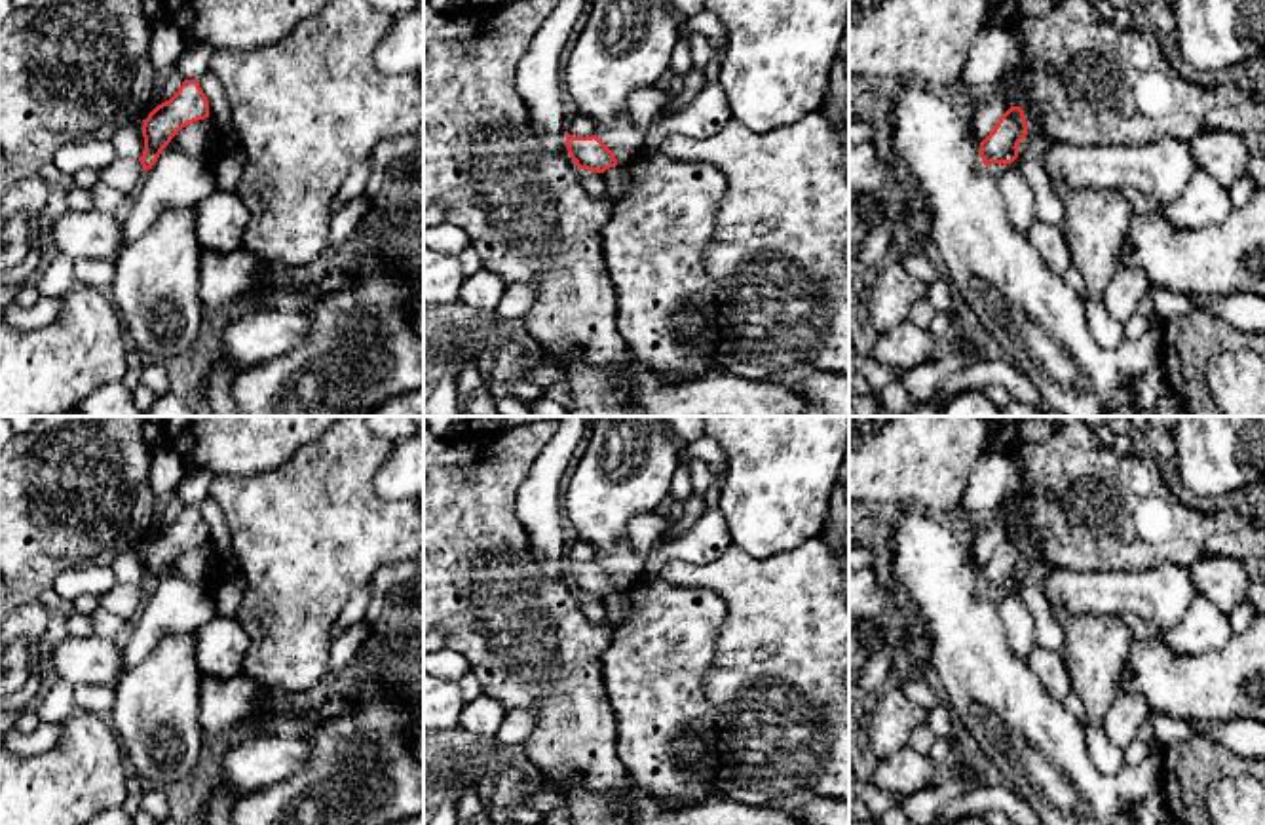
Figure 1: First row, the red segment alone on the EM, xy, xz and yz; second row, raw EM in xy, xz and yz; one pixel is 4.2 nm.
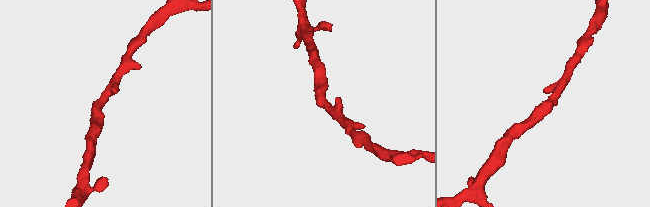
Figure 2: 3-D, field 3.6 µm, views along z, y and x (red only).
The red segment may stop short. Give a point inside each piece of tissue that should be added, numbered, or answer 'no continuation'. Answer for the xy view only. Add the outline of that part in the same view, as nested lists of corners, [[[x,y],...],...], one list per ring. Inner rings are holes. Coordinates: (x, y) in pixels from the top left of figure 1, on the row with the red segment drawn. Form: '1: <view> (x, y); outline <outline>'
no continuation

